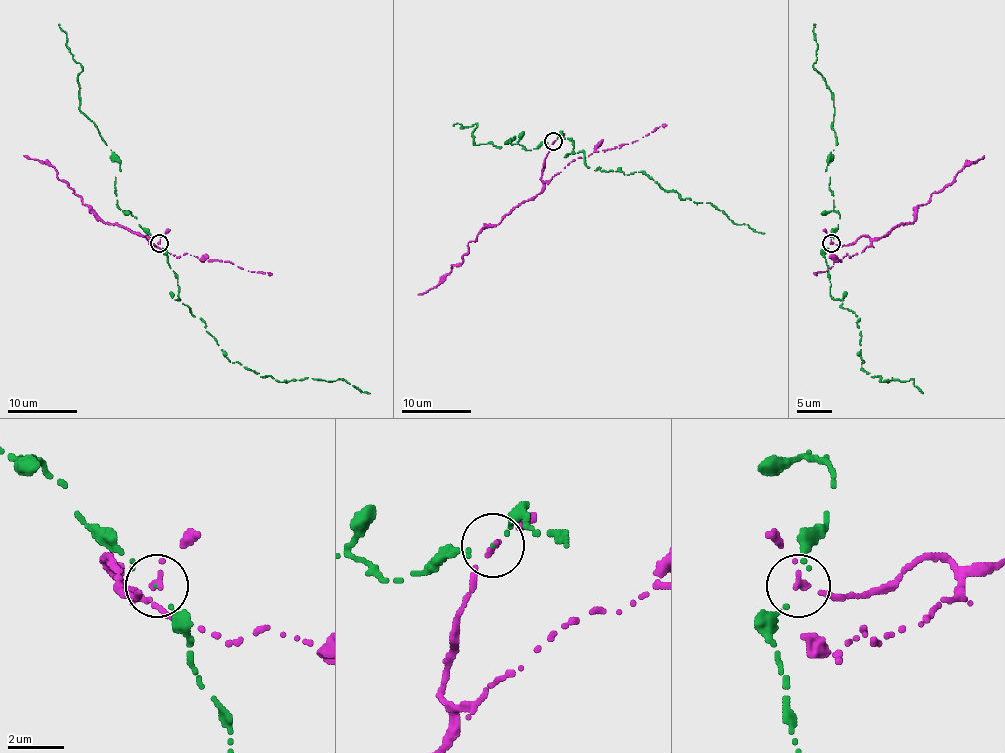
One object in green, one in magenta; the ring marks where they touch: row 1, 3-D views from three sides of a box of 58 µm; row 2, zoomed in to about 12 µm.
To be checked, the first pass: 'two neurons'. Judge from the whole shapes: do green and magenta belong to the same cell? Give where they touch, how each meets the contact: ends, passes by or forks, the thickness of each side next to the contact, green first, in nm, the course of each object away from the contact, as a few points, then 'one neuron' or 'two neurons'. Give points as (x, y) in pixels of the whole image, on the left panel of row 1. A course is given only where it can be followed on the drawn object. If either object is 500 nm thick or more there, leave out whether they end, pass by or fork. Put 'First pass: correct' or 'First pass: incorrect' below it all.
place (159, 243); green ends; magenta ends; calibres 70 and 220 nm; course green (158, 242), (178, 279), (178, 300), (200, 317), (232, 363), (260, 377), (286, 382), (340, 379), (370, 393); course magenta (158, 242), (151, 246), (146, 235), (106, 223), (82, 204), (54, 167), (24, 155); two neurons
First pass: correct

